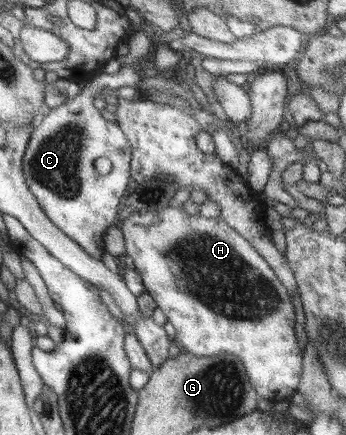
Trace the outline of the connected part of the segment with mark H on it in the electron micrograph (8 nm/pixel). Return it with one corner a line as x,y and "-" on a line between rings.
168,206
164,210
136,212
132,216
124,217
118,227
122,231
124,238
125,255
132,258
134,268
139,272
147,294
156,301
157,308
163,310
167,319
173,324
176,332
175,342
181,351
190,352
194,356
218,356
222,353
236,356
245,366
249,379
260,398
266,398
271,402
290,399
298,392
303,369
303,352
298,346
296,330
294,329
294,326
296,326
296,312
294,311
294,305
292,305
292,296
286,290
282,281
278,280
274,268
249,244
248,240
245,240
226,223
212,218
204,218
200,214
189,216
182,207
171,208

